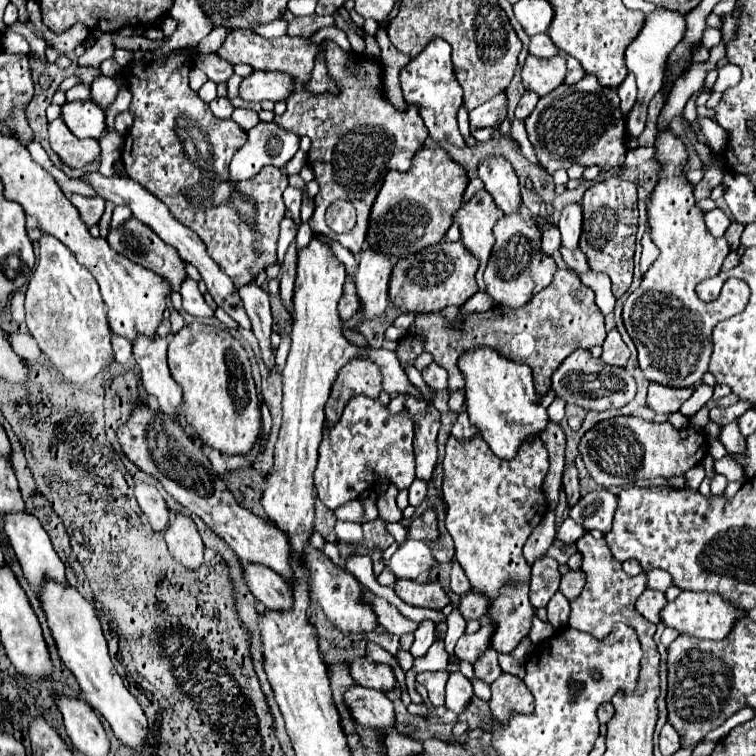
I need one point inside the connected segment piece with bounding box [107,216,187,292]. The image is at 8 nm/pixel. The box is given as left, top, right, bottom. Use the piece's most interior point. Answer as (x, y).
(132, 239)

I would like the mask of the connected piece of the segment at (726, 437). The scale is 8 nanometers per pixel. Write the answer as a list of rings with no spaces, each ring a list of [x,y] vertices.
[[[733,420],[731,424],[727,424],[727,426],[721,430],[719,440],[723,442],[723,446],[727,448],[729,454],[735,454],[735,456],[745,454],[745,438],[741,436],[739,426],[737,426],[735,420]]]

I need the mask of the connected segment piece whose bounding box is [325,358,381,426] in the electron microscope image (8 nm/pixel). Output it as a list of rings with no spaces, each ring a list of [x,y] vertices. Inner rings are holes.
[[[353,358],[341,370],[331,388],[331,396],[325,404],[327,426],[331,426],[345,408],[345,402],[353,394],[365,394],[369,398],[377,398],[381,392],[381,370],[375,362],[367,358]]]

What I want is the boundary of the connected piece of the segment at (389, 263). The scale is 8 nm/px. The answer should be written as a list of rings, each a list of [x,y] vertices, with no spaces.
[[[365,248],[359,258],[355,274],[357,294],[361,298],[361,310],[367,318],[381,316],[389,304],[389,276],[393,272],[393,260],[373,248]]]

